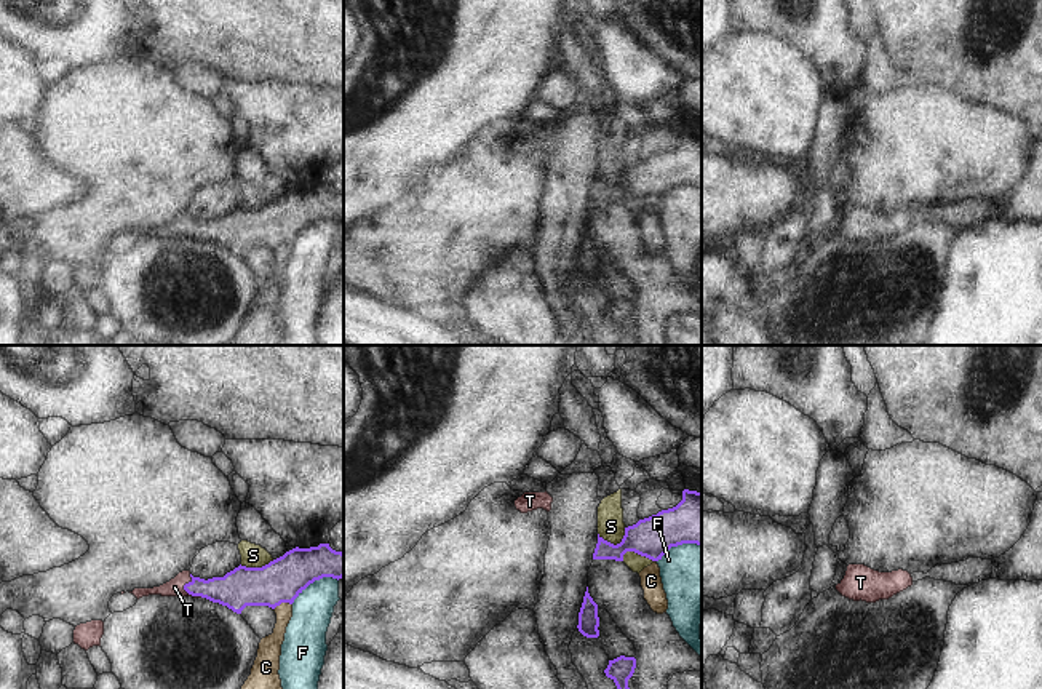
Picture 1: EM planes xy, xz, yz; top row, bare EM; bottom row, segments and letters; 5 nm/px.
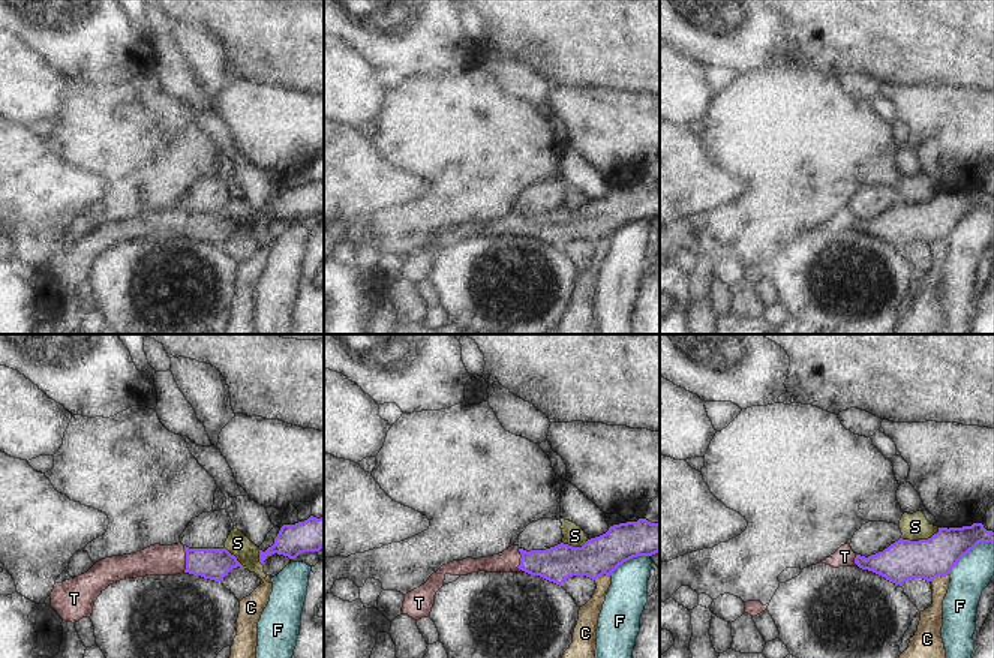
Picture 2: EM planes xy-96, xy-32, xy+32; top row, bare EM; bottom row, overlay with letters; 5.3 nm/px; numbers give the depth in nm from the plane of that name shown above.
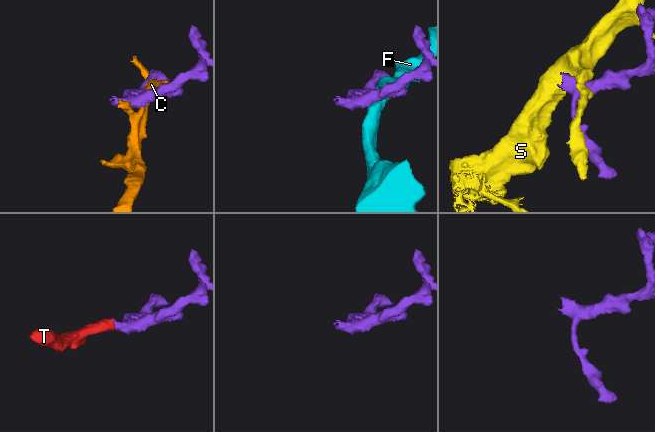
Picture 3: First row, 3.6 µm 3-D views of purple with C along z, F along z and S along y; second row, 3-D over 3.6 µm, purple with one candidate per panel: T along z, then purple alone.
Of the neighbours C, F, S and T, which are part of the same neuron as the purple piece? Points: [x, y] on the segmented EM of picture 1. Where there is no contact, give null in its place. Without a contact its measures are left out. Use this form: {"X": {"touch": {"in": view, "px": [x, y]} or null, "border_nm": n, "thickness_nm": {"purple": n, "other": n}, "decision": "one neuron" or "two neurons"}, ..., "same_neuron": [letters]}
{"C": {"touch": {"in": "xy", "px": [282, 601]}, "border_nm": 100, "thickness_nm": {"purple": 220, "other": 110}, "decision": "two neurons"}, "F": {"touch": {"in": "xy", "px": [314, 581]}, "border_nm": 260, "thickness_nm": {"purple": 220, "other": 200}, "decision": "two neurons"}, "S": {"touch": {"in": "xz", "px": [617, 544]}, "border_nm": 150, "thickness_nm": {"purple": 200, "other": 140}, "decision": "two neurons"}, "T": {"touch": {"in": "xy", "px": [186, 590]}, "border_nm": 140, "thickness_nm": {"purple": 190, "other": 90}, "decision": "one neuron"}, "same_neuron": ["T"]}

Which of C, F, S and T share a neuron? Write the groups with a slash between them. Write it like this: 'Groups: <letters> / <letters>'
Groups: C / F / S / T.

